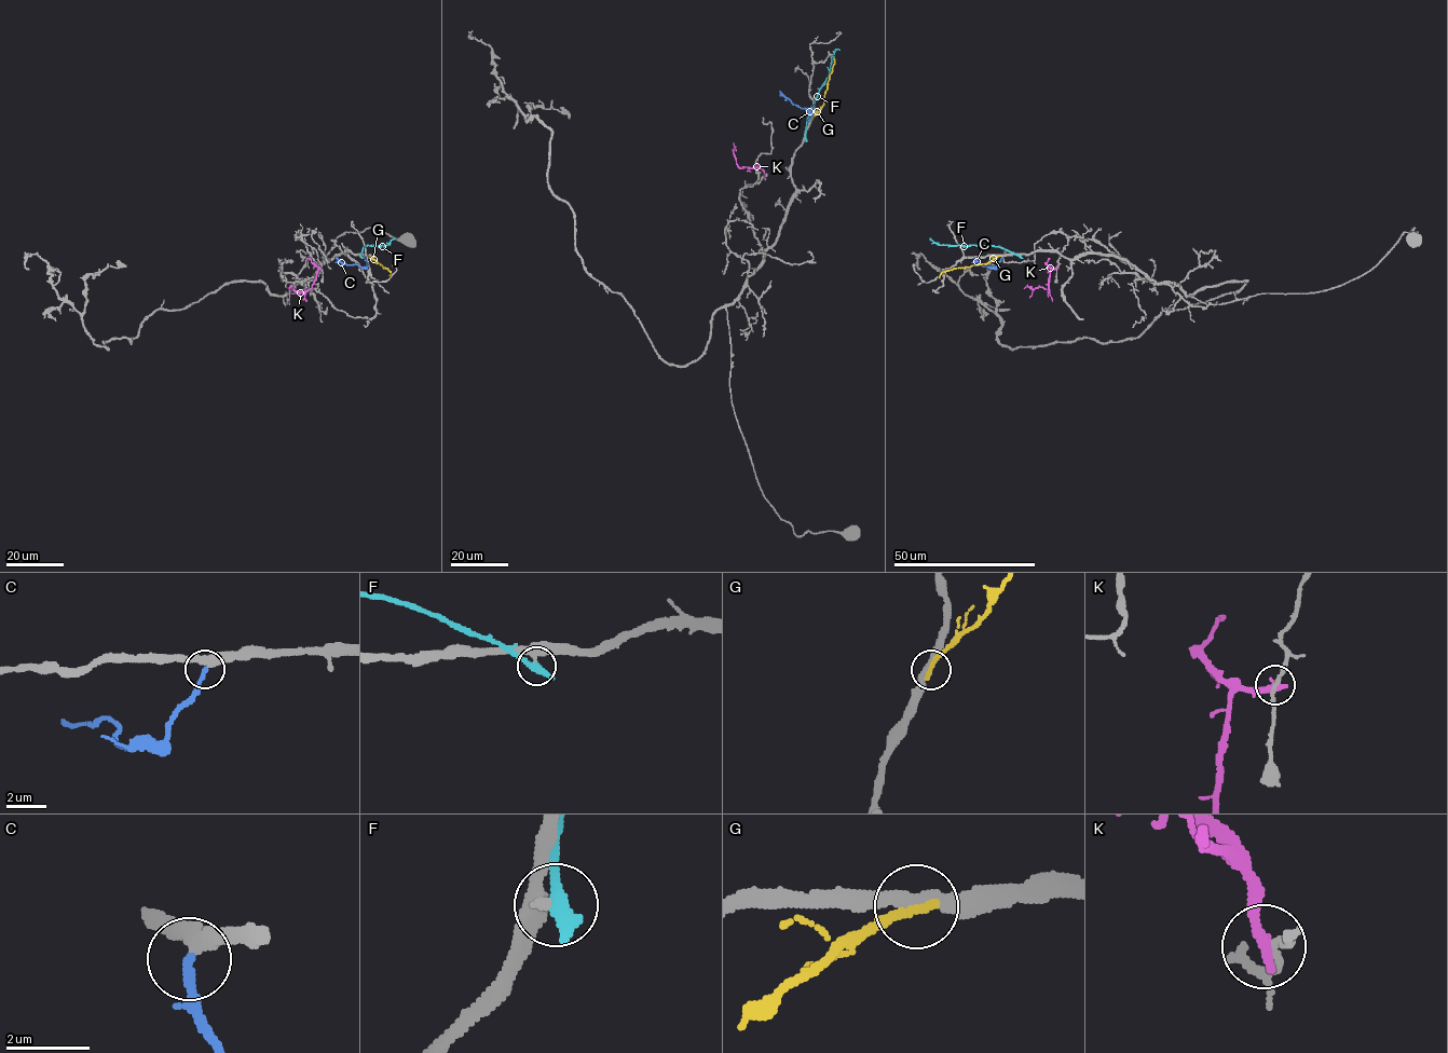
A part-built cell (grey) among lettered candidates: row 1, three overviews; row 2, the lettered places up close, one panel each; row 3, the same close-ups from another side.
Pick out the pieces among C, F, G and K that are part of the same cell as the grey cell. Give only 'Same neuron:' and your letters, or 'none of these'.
Same neuron: C

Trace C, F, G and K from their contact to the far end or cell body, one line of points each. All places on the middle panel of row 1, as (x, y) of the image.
C: (809, 121), (811, 117), (805, 108), (793, 104), (779, 91)
F: (805, 139), (809, 112), (829, 74), (831, 56), (836, 49), (839, 50)
G: (811, 119), (823, 104), (834, 58)
K: (765, 176), (760, 167), (739, 167), (734, 142)

